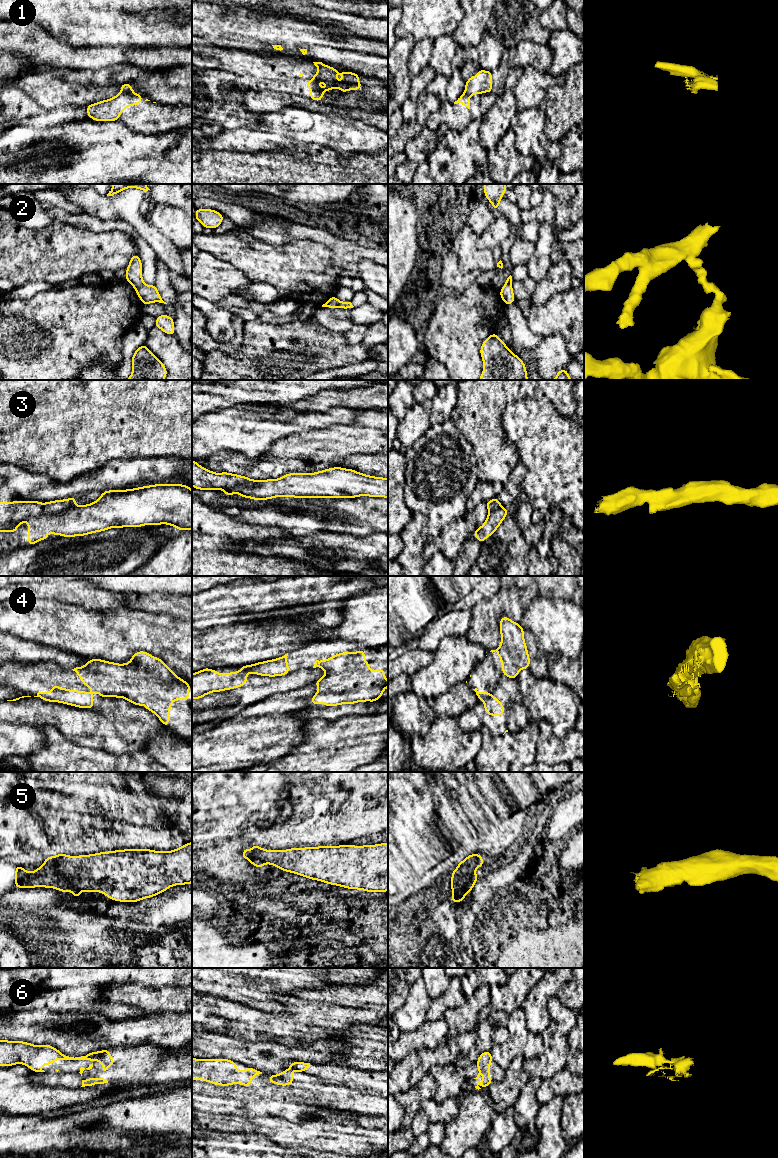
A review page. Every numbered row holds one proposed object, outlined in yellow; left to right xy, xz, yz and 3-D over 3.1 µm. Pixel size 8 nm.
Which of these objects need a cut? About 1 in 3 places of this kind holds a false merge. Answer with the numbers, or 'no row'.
1, 2, 3, 4, 6

